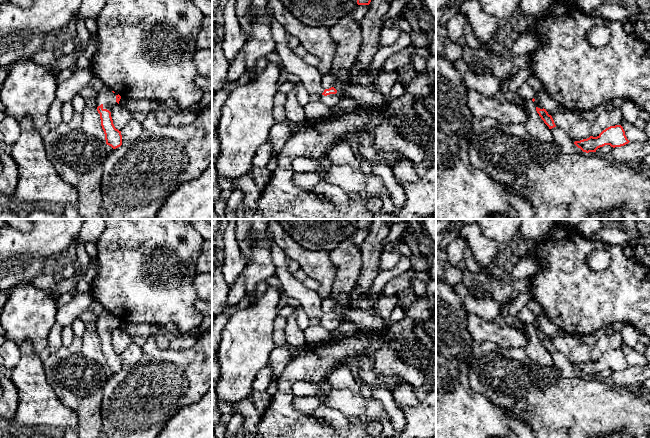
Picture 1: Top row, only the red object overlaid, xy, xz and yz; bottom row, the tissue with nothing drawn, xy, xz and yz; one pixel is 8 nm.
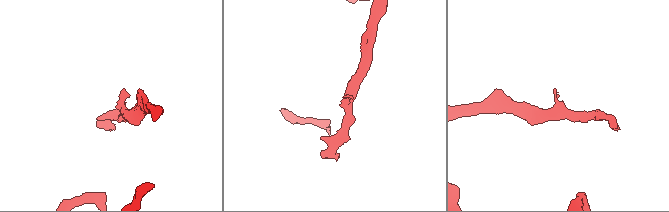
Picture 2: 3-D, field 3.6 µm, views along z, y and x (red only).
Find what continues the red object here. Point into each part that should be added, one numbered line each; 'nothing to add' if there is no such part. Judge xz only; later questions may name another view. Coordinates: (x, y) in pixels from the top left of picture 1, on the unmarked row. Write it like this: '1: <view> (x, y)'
1: xz (331, 324)

